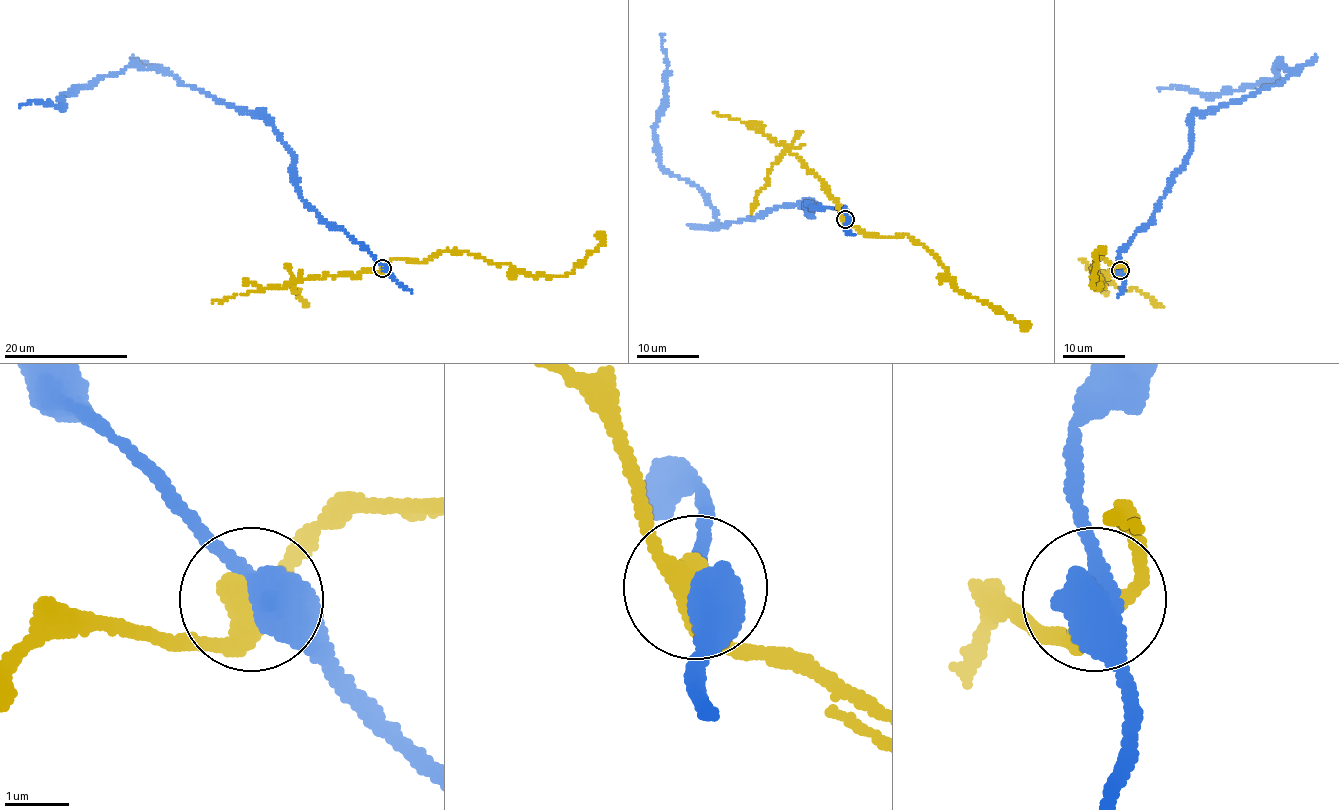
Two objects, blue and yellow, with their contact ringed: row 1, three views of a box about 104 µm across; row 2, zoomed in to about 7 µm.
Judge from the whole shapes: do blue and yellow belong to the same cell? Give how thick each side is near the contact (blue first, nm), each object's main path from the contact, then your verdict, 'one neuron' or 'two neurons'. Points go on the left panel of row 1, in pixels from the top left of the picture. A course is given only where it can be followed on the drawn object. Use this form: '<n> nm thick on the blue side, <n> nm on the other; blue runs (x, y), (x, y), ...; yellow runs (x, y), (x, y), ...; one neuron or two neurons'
500 nm thick on the blue side, 400 nm on the other; blue runs (383, 267), (302, 197), (293, 153), (272, 122), (165, 70), (129, 66), (61, 94), (61, 109), (20, 107); yellow runs (383, 267), (392, 259), (421, 261), (465, 250), (530, 275), (563, 277), (602, 242), (603, 233), (595, 236); two neurons

